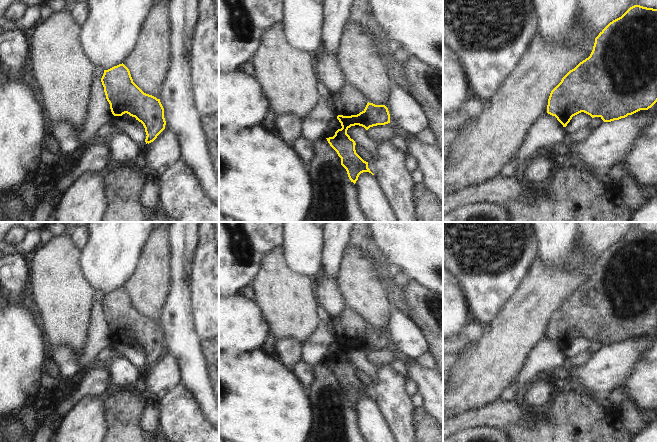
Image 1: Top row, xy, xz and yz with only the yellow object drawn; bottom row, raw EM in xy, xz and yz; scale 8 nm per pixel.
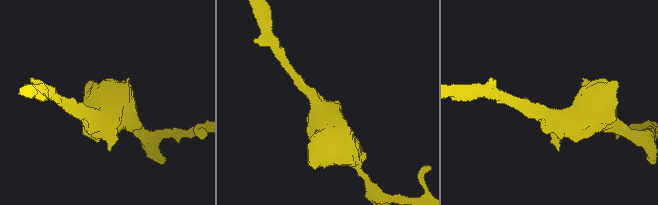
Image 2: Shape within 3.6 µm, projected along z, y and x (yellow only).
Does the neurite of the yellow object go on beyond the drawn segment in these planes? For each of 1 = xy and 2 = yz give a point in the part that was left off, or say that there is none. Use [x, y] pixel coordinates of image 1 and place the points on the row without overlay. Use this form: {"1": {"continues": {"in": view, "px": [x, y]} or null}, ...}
{"1": {"continues": null}, "2": {"continues": null}}

